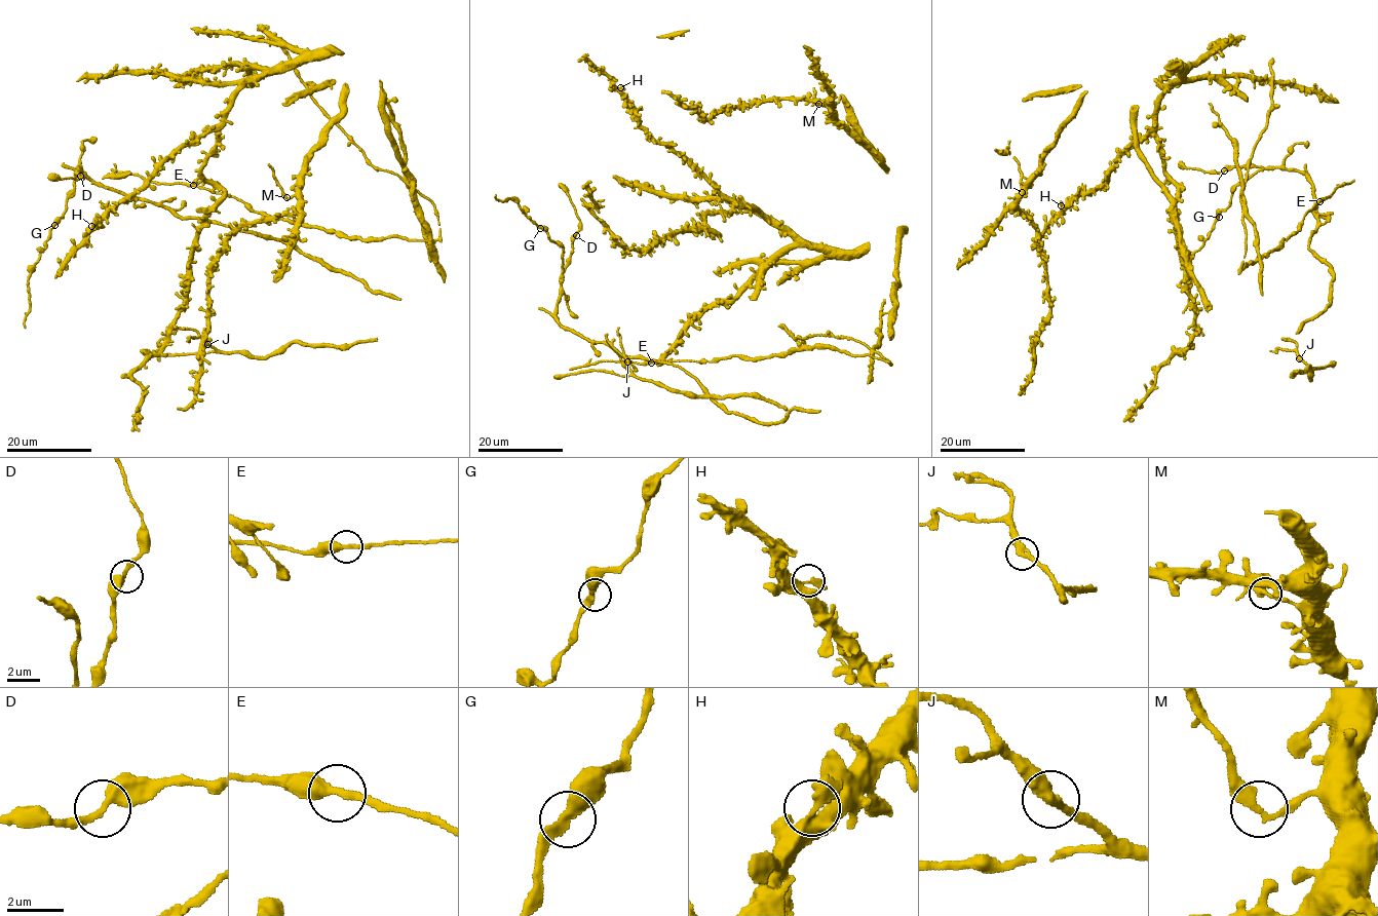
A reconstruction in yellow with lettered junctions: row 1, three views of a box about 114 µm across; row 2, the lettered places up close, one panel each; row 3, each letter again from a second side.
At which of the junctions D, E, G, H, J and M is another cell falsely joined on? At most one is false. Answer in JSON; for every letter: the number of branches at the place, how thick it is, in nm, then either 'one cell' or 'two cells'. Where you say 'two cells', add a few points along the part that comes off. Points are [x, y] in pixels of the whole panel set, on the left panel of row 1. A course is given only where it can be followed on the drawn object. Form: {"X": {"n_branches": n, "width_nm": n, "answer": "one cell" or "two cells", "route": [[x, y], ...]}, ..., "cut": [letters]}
{"D": {"n_branches": 2, "width_nm": 320, "answer": "one cell"}, "E": {"n_branches": 2, "width_nm": 360, "answer": "one cell"}, "G": {"n_branches": 2, "width_nm": 340, "answer": "one cell"}, "H": {"n_branches": 2, "width_nm": 360, "answer": "one cell"}, "J": {"n_branches": 2, "width_nm": 360, "answer": "one cell"}, "M": {"n_branches": 2, "width_nm": 320, "answer": "two cells", "route": [[285, 197], [268, 164]]}, "cut": ["M"]}

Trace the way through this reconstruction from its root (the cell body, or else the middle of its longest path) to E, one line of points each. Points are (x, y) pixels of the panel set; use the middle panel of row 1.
E: (890, 363), (890, 366), (876, 357), (828, 347), (801, 347), (754, 358), (729, 355), (712, 361), (651, 363)

